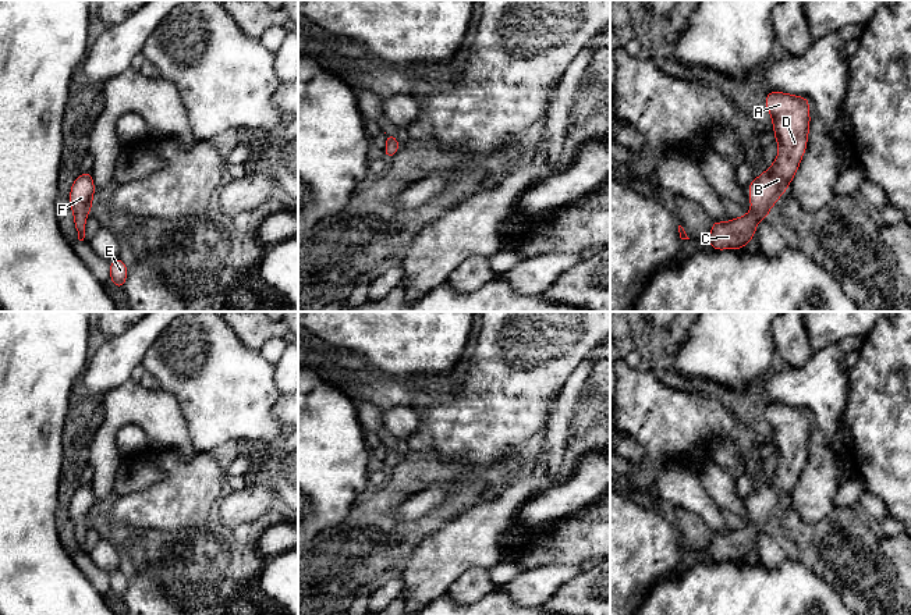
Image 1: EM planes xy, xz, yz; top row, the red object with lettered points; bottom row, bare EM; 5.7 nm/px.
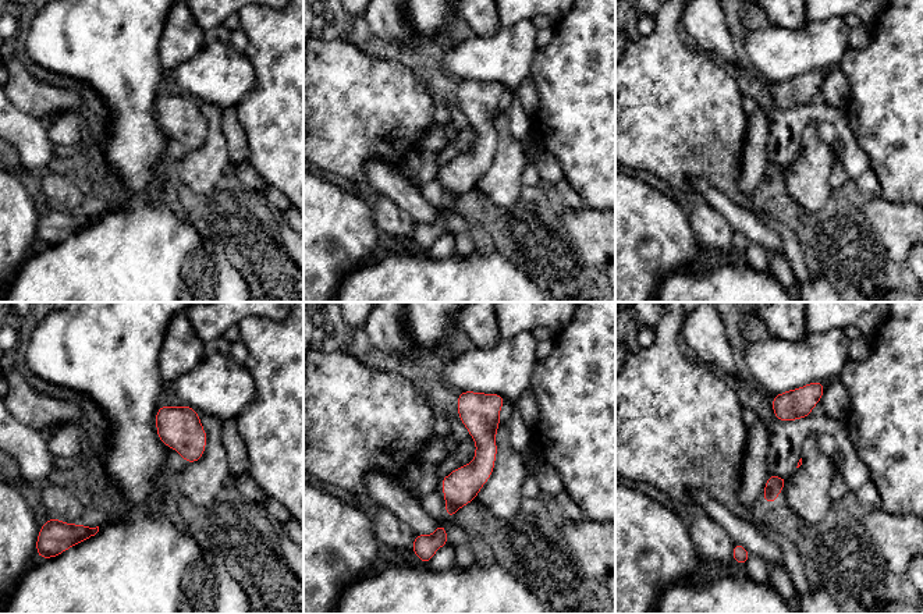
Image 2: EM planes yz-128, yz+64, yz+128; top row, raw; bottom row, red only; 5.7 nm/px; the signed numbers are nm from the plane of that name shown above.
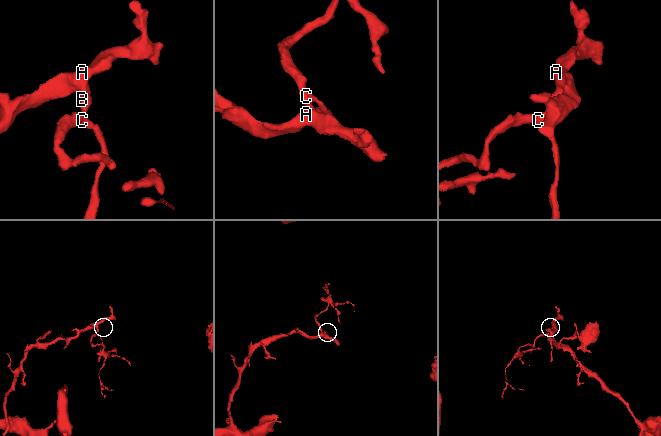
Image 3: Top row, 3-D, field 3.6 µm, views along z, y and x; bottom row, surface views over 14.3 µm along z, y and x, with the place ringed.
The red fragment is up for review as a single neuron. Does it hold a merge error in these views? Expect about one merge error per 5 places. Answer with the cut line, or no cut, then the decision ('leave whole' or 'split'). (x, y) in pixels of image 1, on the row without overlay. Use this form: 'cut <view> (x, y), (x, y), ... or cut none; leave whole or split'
cut none; leave whole

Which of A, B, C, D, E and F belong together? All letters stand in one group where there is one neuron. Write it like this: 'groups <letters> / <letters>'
groups A B C D E F

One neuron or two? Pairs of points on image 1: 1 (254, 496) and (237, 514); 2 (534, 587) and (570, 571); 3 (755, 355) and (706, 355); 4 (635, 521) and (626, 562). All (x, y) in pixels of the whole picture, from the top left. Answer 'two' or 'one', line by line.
1: one
2: one
3: one
4: one

